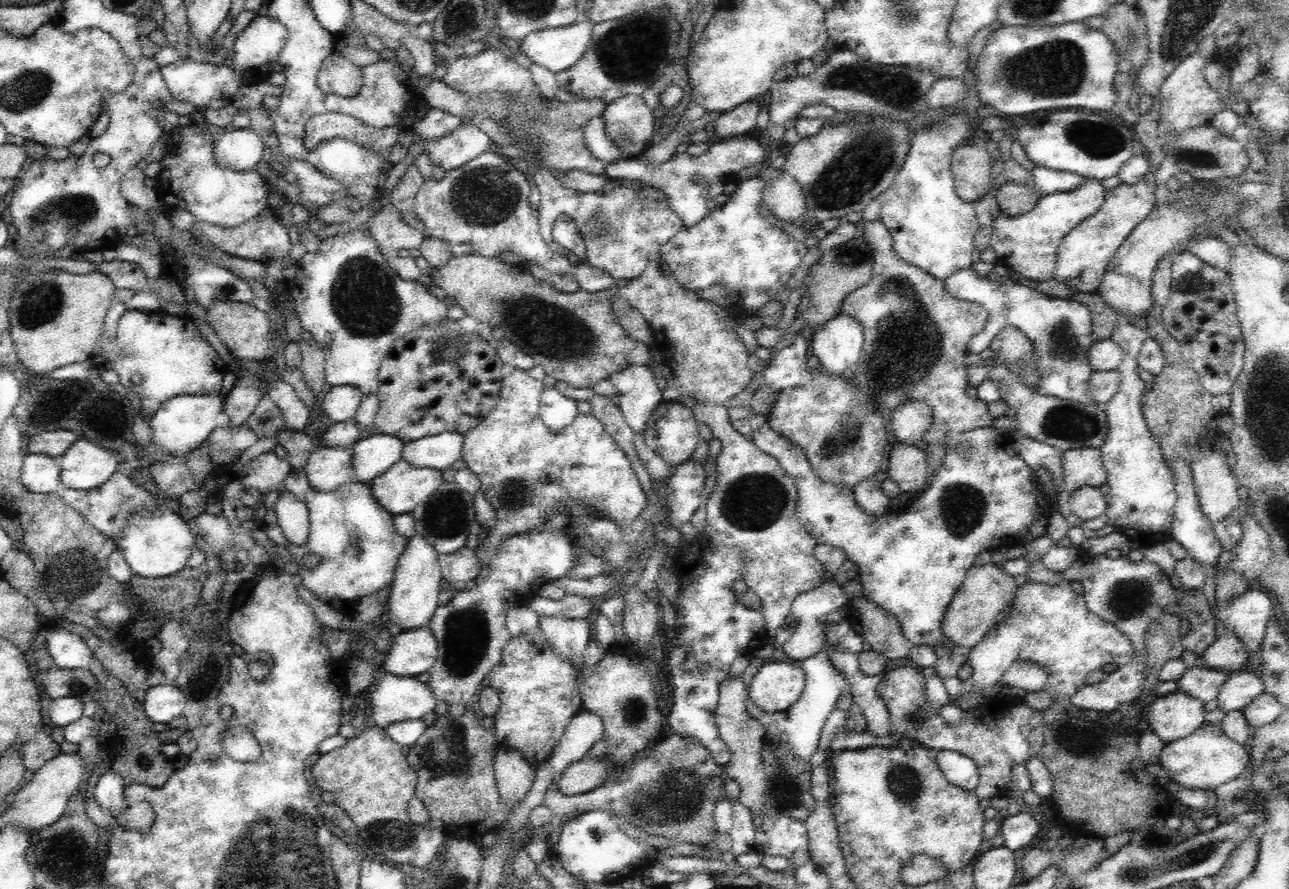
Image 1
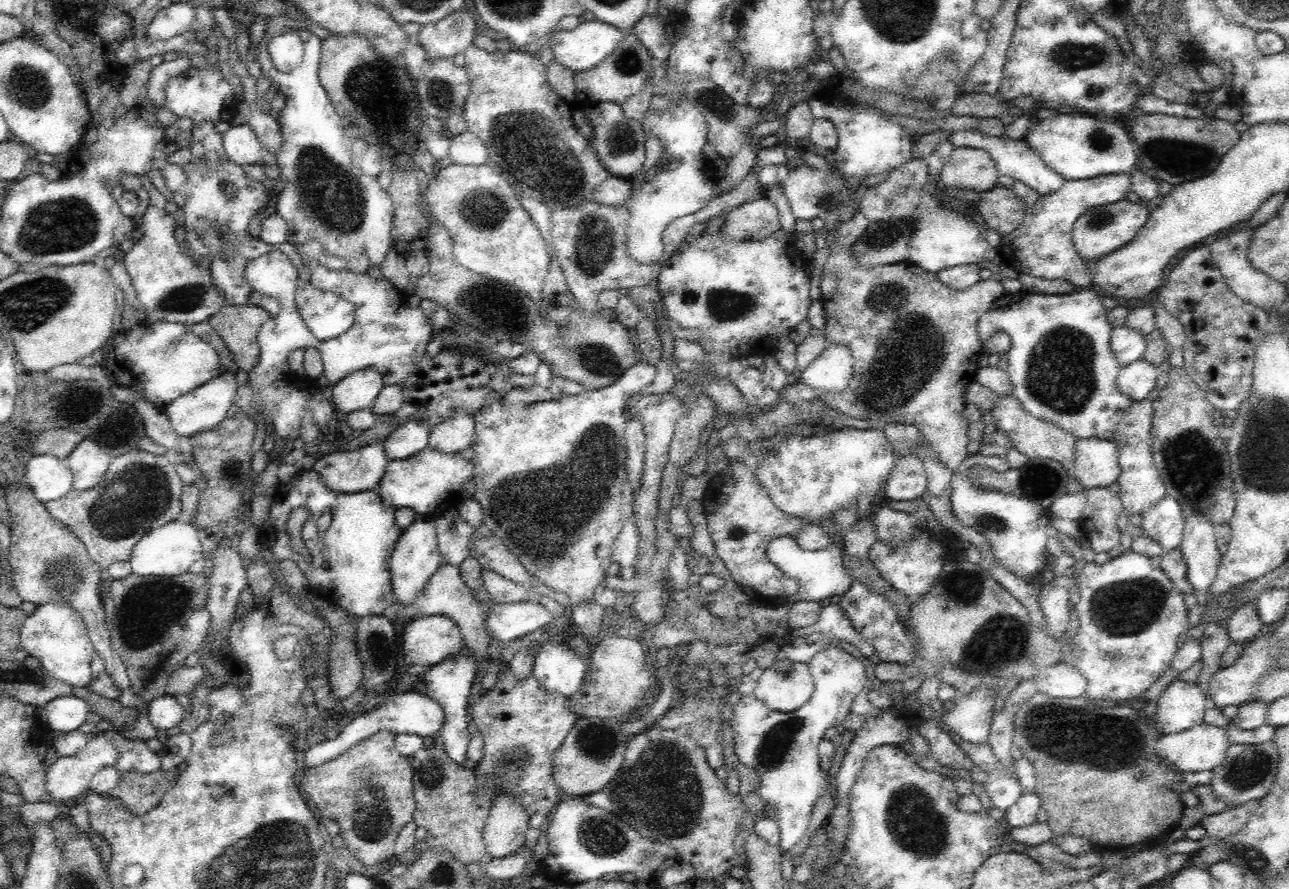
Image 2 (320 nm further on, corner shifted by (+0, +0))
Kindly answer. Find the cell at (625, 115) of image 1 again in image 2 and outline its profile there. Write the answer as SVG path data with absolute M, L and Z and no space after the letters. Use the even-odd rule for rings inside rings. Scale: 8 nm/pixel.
M600 101L592 105L585 103L584 107L586 119L593 128L590 143L596 152L597 158L610 175L630 179L640 170L645 161L646 146L644 142L648 136L643 131L641 121L625 118L621 105L615 102Z

